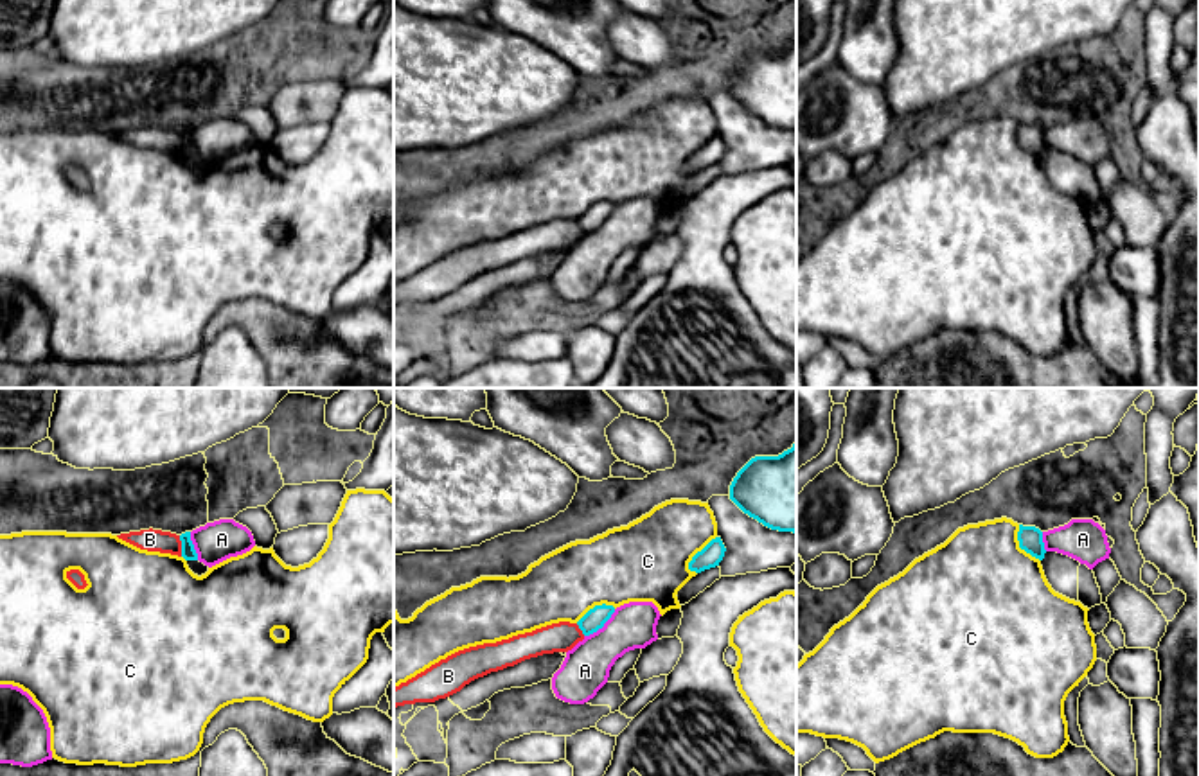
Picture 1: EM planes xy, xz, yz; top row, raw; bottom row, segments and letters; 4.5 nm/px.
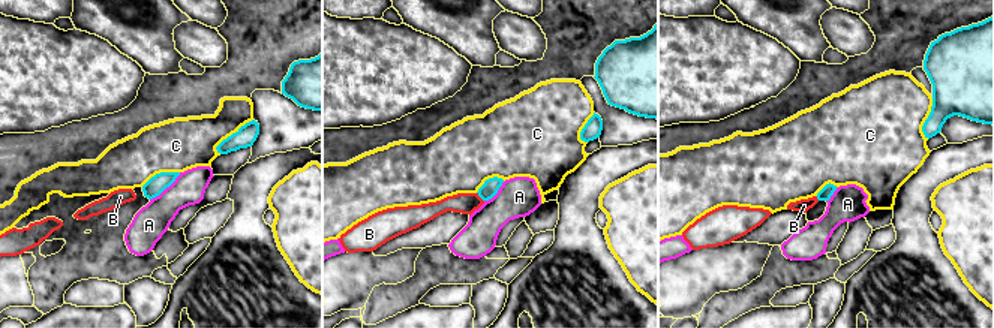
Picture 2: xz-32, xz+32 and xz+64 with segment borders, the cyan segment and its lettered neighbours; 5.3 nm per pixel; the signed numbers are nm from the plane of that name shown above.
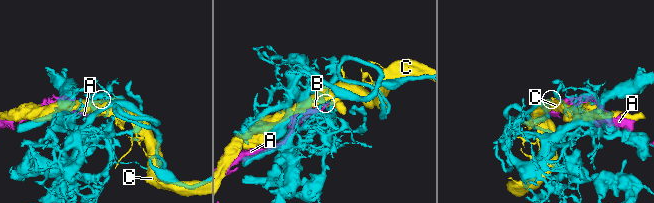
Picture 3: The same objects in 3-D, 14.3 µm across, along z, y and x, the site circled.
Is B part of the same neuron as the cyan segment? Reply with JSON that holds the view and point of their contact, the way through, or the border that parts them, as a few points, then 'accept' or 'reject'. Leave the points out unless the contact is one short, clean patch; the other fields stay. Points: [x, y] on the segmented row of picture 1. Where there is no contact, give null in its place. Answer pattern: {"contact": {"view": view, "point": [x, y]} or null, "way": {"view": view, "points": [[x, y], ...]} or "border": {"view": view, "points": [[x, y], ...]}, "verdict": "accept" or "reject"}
{"contact": {"view": "xy", "point": [182, 546]}, "border": {"view": "xy", "points": [[178, 536], [182, 555]]}, "verdict": "reject"}

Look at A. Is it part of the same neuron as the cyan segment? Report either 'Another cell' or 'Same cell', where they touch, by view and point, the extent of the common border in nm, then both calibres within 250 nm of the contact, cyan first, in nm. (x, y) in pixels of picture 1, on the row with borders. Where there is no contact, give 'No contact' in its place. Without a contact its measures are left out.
Another cell. Touches cyan at xz (601, 627). Shared border 190 nm. Thickness 90 nm (cyan) against 220 nm

